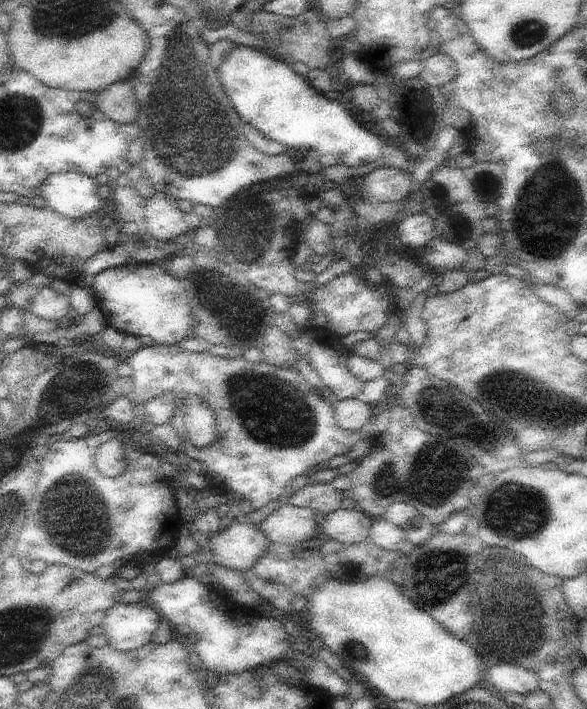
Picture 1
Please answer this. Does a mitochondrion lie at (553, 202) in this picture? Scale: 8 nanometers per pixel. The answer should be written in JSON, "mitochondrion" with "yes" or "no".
{"mitochondrion":"yes"}

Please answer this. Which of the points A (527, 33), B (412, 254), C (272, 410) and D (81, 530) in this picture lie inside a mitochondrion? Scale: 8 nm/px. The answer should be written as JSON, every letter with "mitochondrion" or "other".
{"A":"mitochondrion","B":"other","C":"mitochondrion","D":"mitochondrion"}

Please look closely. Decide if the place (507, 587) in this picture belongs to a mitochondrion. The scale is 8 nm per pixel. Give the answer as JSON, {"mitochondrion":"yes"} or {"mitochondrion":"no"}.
{"mitochondrion":"yes"}

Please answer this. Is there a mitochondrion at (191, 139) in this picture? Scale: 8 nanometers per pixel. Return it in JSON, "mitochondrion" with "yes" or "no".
{"mitochondrion":"yes"}

